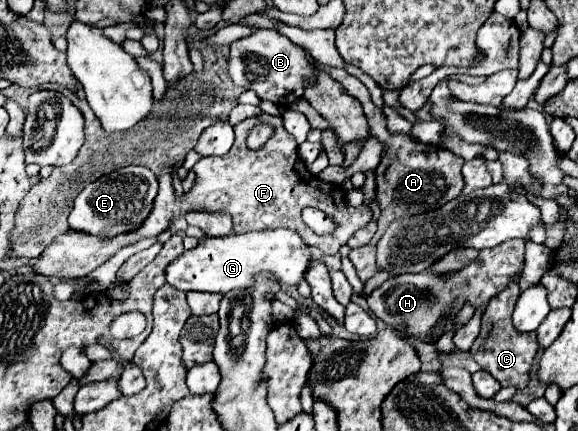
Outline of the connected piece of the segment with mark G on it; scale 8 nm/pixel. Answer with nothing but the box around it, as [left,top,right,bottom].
[166,229,312,293]

